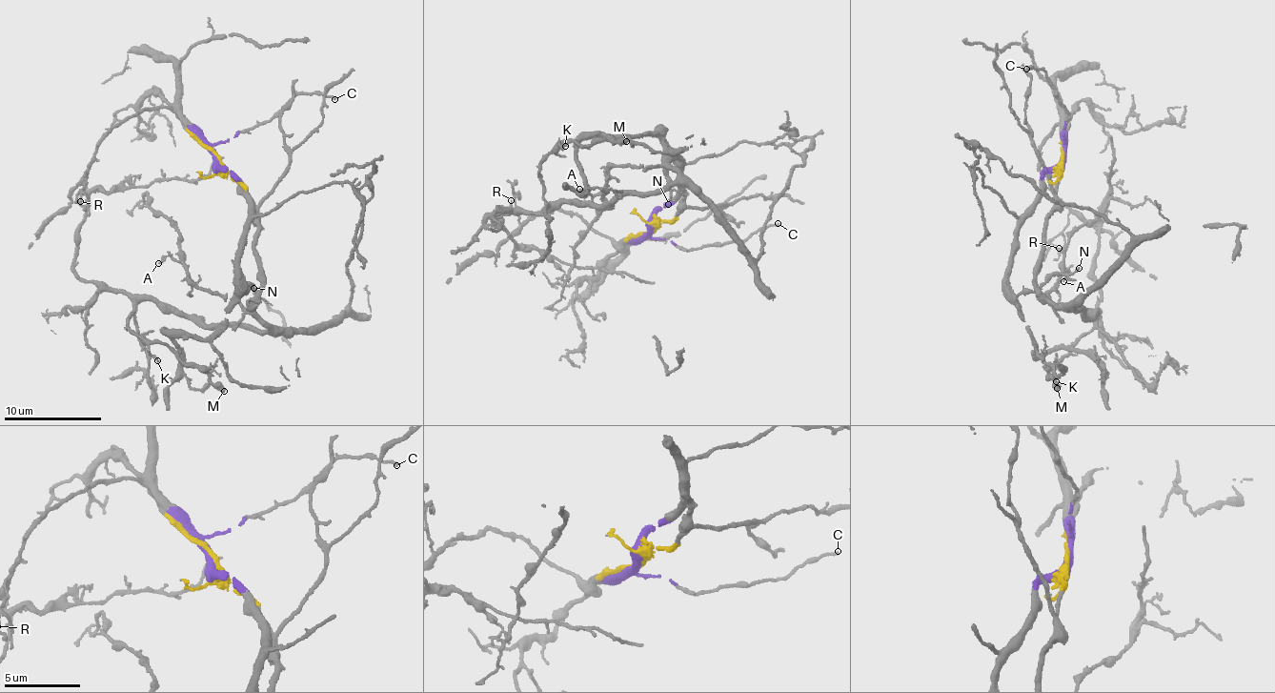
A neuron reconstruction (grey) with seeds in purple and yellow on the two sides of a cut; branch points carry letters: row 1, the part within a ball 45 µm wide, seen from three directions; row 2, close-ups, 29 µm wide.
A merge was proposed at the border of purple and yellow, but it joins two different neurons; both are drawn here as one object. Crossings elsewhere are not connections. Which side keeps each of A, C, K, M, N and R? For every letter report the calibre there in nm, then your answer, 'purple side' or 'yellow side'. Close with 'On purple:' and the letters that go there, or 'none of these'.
A: calibre 120 nm; yellow side
C: calibre 150 nm; purple side
K: calibre 220 nm; yellow side
M: calibre 460 nm; yellow side
N: calibre 170 nm; purple side
R: calibre 150 nm; purple side
On purple: C, N, R

